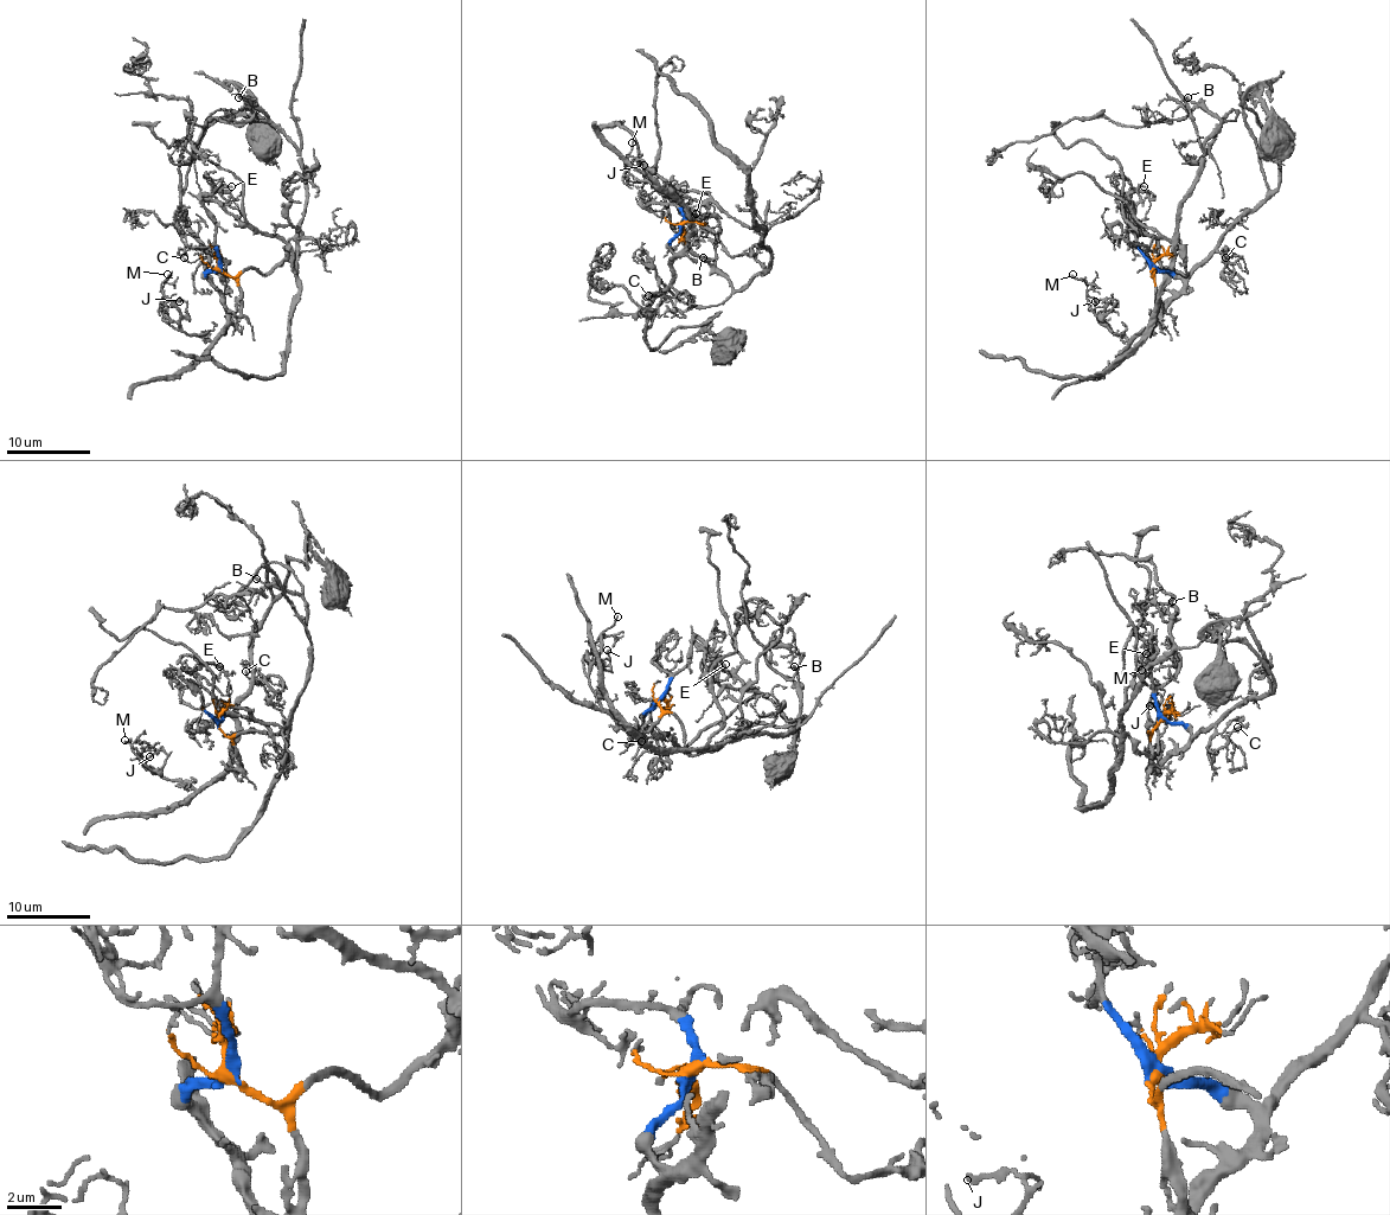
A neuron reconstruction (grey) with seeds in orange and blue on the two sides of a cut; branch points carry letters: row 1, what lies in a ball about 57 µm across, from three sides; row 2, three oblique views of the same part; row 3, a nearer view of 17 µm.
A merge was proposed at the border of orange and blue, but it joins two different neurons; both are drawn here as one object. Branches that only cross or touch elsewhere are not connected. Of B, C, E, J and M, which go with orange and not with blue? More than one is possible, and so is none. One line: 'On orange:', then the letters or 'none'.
On orange: B

